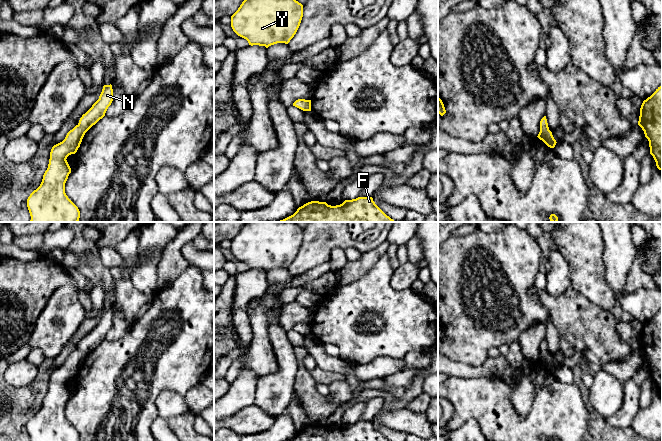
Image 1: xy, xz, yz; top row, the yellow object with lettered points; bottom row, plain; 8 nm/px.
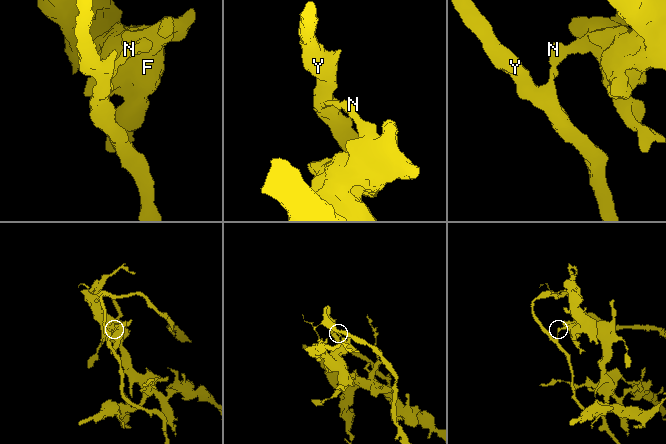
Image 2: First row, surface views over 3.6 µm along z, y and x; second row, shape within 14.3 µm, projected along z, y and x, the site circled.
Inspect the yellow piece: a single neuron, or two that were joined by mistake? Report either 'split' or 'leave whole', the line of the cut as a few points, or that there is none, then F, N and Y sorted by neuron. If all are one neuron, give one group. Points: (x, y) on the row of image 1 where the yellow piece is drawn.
split; cut in xy along (76, 125), (85, 132); F N / Y

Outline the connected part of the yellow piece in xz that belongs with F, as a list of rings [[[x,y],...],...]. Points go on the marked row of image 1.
[[[358,197],[331,206],[326,202],[311,201],[279,222],[396,222],[387,216],[372,197]]]

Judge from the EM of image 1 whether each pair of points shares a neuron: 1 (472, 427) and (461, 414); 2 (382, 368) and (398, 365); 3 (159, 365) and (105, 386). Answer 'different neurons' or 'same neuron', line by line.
1: different neurons
2: same neuron
3: same neuron

